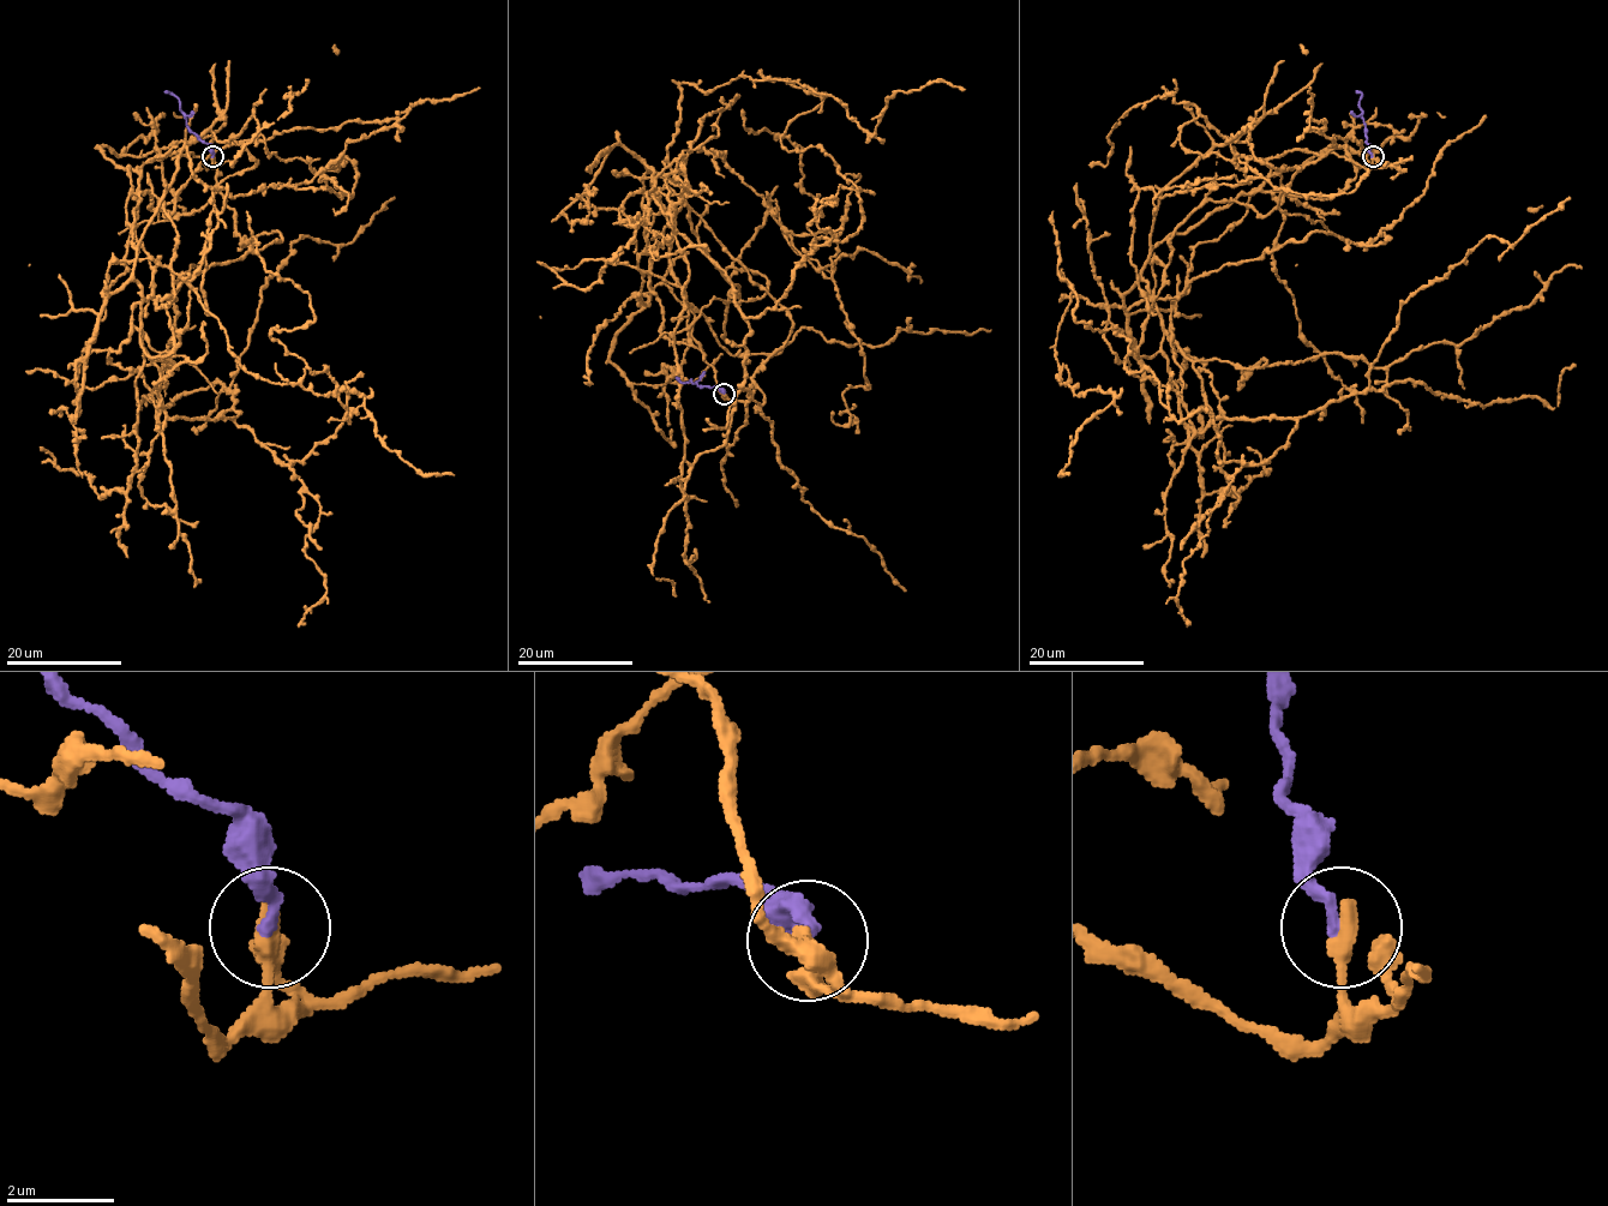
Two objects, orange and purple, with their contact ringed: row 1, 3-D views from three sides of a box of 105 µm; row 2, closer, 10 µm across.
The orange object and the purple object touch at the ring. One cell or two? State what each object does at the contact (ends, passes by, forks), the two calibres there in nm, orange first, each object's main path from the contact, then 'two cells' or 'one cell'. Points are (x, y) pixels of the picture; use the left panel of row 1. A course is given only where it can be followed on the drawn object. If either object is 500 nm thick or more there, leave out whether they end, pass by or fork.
orange ends; purple ends; calibres 400 and 240 nm; course orange (212, 156), (142, 167), (132, 324), (169, 418), (300, 462), (350, 410), (270, 336), (313, 317), (246, 211); course purple (212, 156), (211, 148), (188, 127), (178, 98), (163, 91); two cells

